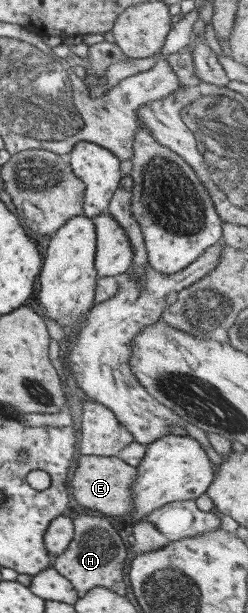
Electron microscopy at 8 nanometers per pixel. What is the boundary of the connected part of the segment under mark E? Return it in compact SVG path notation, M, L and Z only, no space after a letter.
M117 455L110 457L79 456L74 466L75 468L66 480L71 507L92 509L106 516L124 515L134 510L130 484L136 476L136 467L124 463Z

